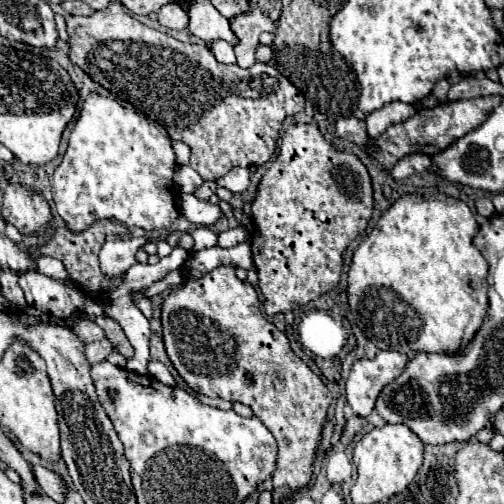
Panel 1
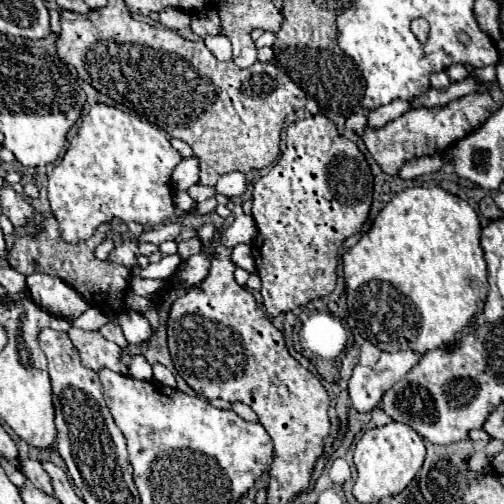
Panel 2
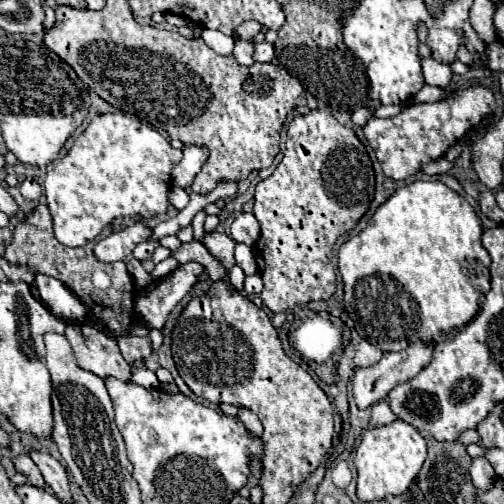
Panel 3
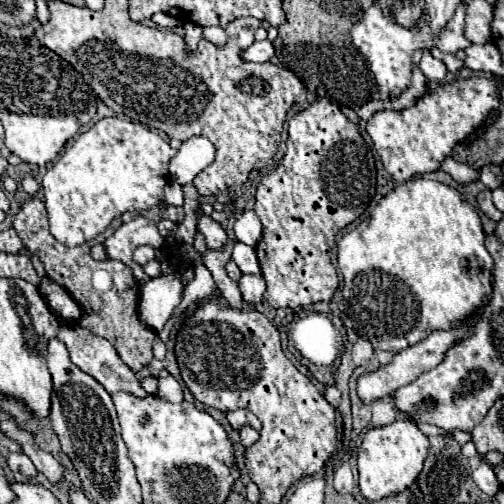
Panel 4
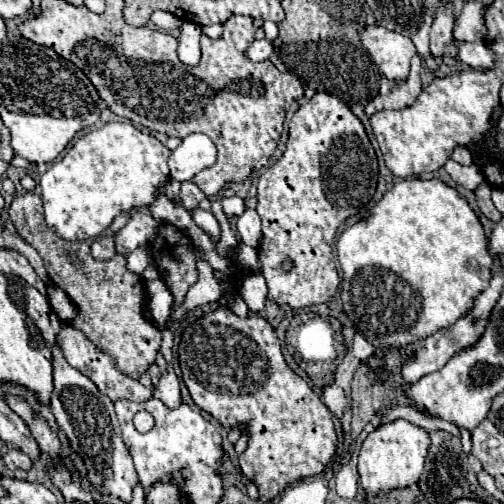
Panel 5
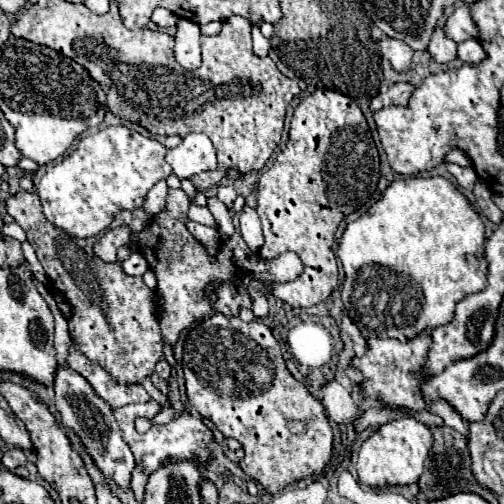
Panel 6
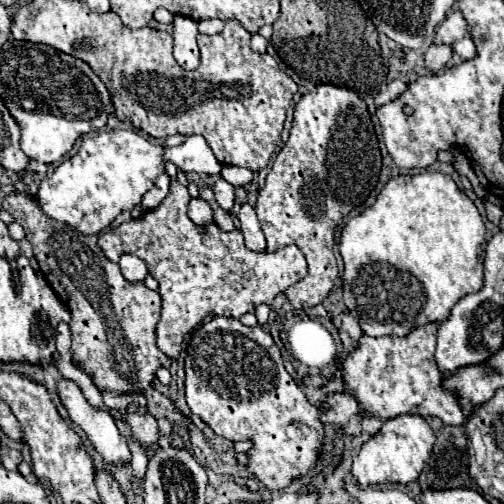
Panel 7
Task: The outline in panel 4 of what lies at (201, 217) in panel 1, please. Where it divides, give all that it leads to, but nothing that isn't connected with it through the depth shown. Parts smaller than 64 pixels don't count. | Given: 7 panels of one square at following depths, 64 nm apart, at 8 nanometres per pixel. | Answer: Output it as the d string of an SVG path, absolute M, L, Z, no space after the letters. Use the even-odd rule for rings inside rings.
M170 182L170 184L164 188L164 194L166 194L166 204L172 204L172 206L182 206L184 196L182 196L182 186L180 186L180 184Z

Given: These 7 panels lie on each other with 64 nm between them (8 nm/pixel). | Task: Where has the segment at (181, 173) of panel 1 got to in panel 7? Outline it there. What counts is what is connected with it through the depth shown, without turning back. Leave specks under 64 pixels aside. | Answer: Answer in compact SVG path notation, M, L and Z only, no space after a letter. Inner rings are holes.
M188 136L186 142L176 148L164 146L164 160L174 162L184 172L218 176L222 170L222 164L212 156L212 150L202 136Z

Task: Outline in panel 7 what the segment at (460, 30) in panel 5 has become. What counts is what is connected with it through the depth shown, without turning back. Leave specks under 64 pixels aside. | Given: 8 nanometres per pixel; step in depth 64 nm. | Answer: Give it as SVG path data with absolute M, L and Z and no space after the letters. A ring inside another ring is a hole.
M456 10L454 14L450 14L450 16L438 26L432 44L452 44L454 40L464 38L464 36L468 36L468 30L466 30L464 18L462 18L460 12Z

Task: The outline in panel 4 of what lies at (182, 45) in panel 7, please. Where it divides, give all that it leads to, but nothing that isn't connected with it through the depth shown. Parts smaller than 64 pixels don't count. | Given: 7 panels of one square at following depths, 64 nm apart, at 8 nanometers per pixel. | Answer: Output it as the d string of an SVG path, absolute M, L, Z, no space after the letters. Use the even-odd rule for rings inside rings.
M186 22L186 24L184 24L184 30L186 30L186 34L184 34L186 52L188 52L188 54L194 54L196 48L198 48L198 42L200 42L200 38L202 38L202 28L200 28L198 24Z

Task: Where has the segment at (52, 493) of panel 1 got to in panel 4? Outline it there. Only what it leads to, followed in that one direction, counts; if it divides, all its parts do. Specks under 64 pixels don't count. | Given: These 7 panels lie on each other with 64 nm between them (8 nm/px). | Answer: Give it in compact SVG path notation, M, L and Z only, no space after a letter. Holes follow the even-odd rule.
M22 452L8 454L8 458L6 458L6 460L8 460L8 466L10 466L10 470L12 470L12 472L22 472L22 474L26 474L28 478L36 474L36 468L34 468L32 460L30 460L26 454L22 454Z

